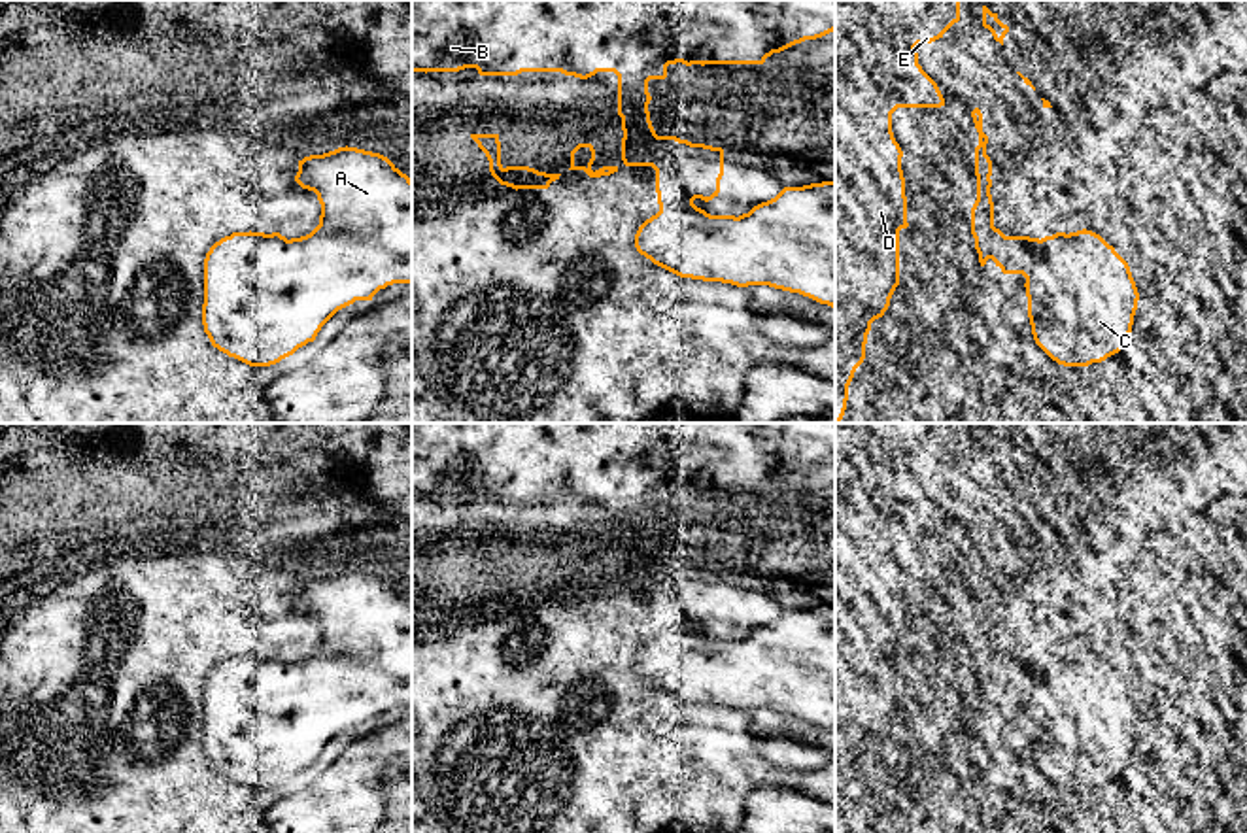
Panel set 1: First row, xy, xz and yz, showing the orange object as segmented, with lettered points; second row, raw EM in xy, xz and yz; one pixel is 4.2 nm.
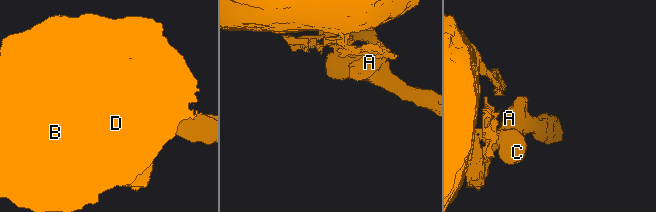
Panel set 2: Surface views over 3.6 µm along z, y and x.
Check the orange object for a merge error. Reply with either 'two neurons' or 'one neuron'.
two neurons

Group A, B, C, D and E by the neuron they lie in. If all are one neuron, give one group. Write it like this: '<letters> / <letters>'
A C / B D E

